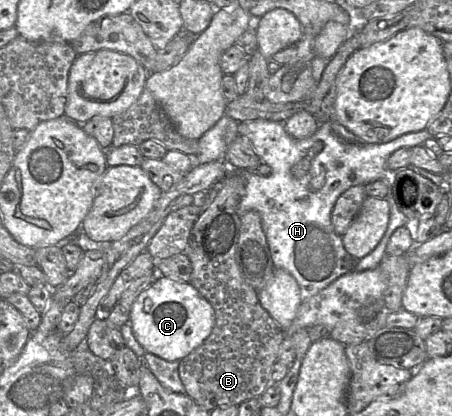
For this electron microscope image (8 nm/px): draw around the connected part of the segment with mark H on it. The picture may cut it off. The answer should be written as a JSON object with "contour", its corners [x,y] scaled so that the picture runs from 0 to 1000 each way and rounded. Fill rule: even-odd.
{"contour":[[[496,274],[438,337],[429,397],[498,387],[502,358],[527,325],[551,334],[577,392],[595,397],[602,413],[593,425],[580,425],[566,413],[538,413],[544,454],[524,514],[533,522],[555,505],[575,514],[604,637],[608,647],[633,649],[655,673],[668,726],[681,724],[752,663],[781,651],[788,637],[790,625],[763,601],[757,567],[741,558],[735,538],[743,483],[772,452],[861,433],[863,459],[852,478],[863,493],[863,526],[845,572],[863,572],[883,546],[912,541],[909,529],[883,505],[867,469],[867,413],[856,401],[856,387],[885,356],[936,349],[956,329],[947,313],[900,320],[854,346],[816,346],[737,288],[708,298],[690,327],[653,334],[633,317],[628,293],[562,288],[529,296]],[[668,382],[684,382],[686,409],[670,428],[655,430],[644,406]],[[710,401],[719,401],[721,438],[712,454],[692,462],[686,457],[686,435],[706,421]]]}

